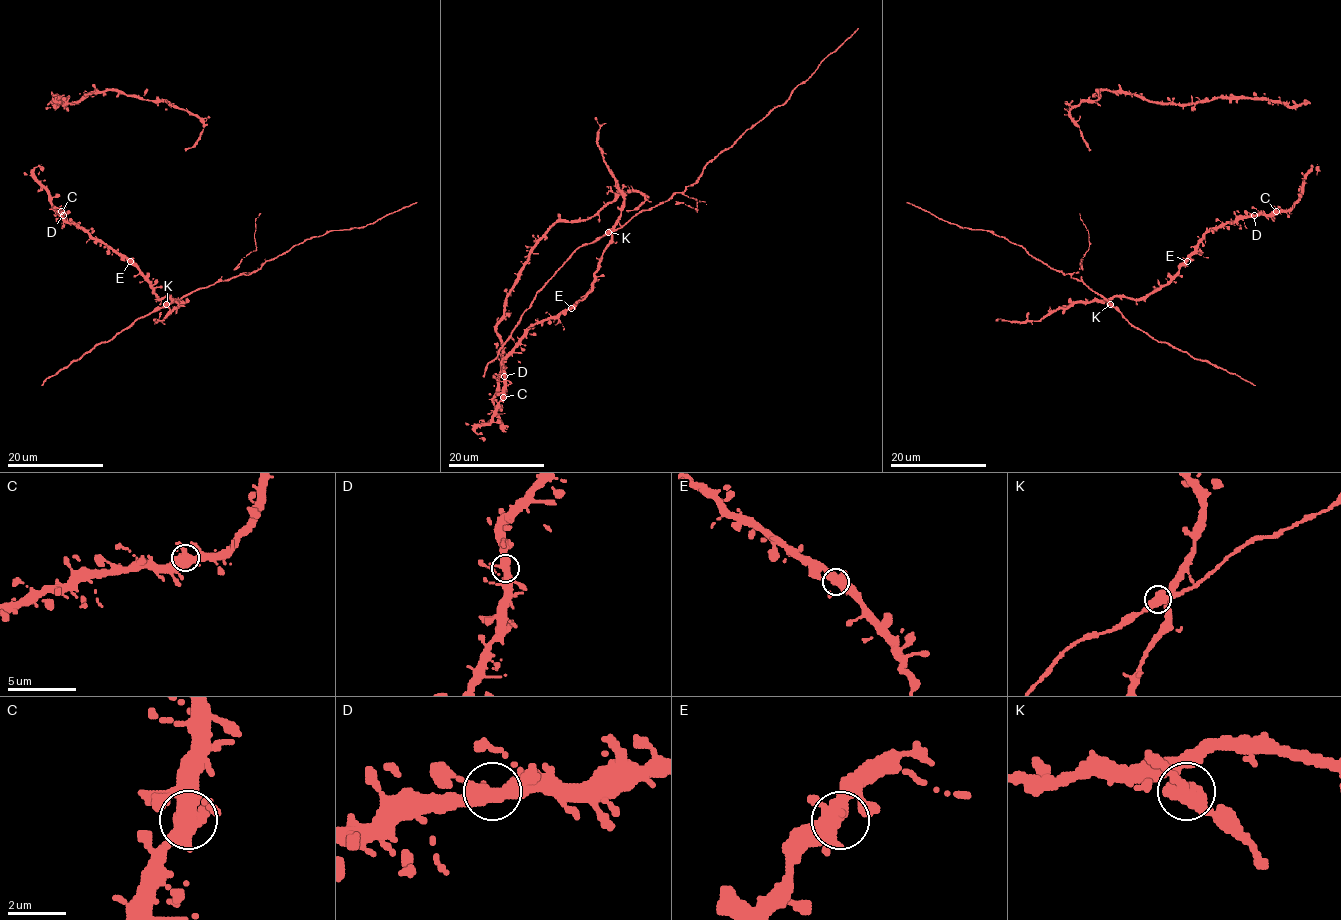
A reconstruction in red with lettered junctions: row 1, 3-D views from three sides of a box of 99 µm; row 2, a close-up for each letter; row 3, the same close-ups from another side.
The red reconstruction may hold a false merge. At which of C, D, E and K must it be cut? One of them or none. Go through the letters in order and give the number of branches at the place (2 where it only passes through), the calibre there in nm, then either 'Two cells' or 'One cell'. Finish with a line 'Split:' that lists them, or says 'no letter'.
C: Branches: 3. Thickness 440 nm. One cell
D: Branches: 3. Thickness 460 nm. One cell
E: Branches: 4. Thickness 440 nm. One cell
K: Branches: 3. Thickness 480 nm. Two cells
Split: K

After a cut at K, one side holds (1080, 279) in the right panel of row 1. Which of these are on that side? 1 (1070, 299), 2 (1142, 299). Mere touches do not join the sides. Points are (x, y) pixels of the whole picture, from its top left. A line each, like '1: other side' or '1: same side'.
1: other side
2: other side

